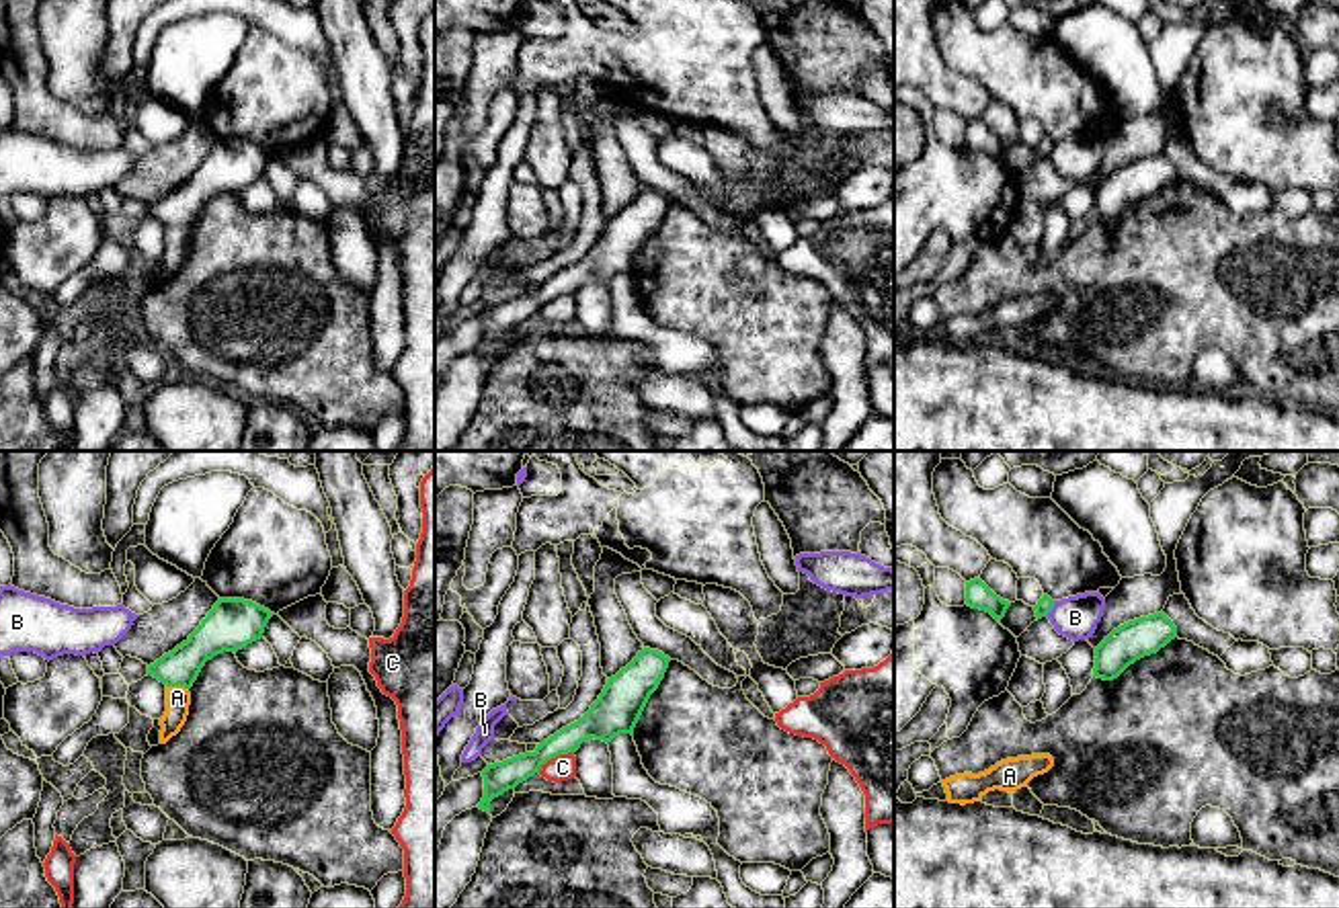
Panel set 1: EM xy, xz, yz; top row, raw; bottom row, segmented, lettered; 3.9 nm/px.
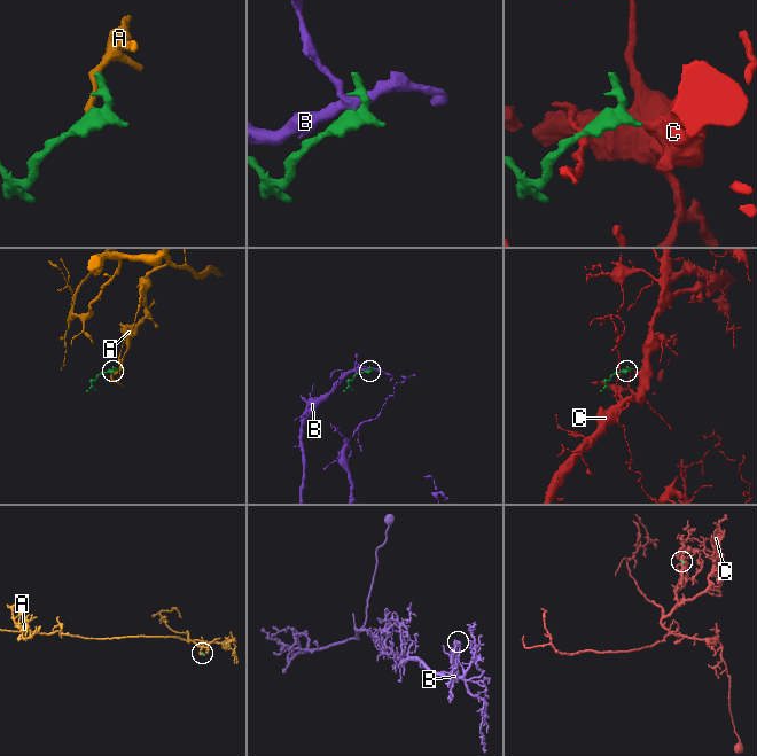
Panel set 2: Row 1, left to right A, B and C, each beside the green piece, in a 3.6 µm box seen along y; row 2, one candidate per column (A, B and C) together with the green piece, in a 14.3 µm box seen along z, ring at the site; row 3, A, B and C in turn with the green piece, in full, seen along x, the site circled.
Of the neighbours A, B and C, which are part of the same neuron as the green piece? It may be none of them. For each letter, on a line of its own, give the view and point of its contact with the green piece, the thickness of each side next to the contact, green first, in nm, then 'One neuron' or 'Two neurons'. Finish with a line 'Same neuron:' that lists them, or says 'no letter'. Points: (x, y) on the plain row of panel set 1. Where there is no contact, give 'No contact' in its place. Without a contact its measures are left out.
A: Touches green at xy (177, 226). Thickness 150 nm (green) against 100 nm. Two neurons
B: Touches green at yz (1050, 150). Thickness 70 nm (green) against 170 nm. Two neurons
C: Touches green at xz (554, 298). Thickness 150 nm (green) against 100 nm. Two neurons
Same neuron: no letter

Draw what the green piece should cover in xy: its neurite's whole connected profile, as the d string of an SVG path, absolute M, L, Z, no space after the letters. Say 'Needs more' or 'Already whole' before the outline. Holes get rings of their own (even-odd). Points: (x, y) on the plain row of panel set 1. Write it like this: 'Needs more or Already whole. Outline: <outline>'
Already whole. Outline: M219 139L189 180L150 205L148 215L166 228L191 230L207 201L260 180L273 156L252 141Z

